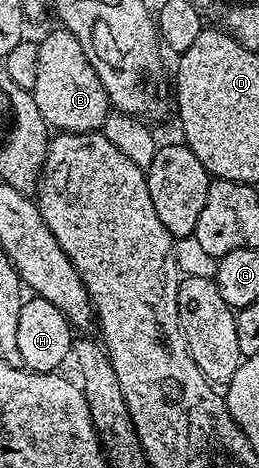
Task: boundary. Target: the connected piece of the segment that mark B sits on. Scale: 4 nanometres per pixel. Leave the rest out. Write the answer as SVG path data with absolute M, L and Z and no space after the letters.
M65 29L50 31L38 43L38 60L36 61L36 85L32 92L36 101L36 109L40 109L40 117L46 122L47 128L58 133L75 131L97 131L101 129L112 108L110 99L106 96L104 85L100 85L100 77L96 77L96 69L84 57L84 49L80 49L80 41L74 34Z

